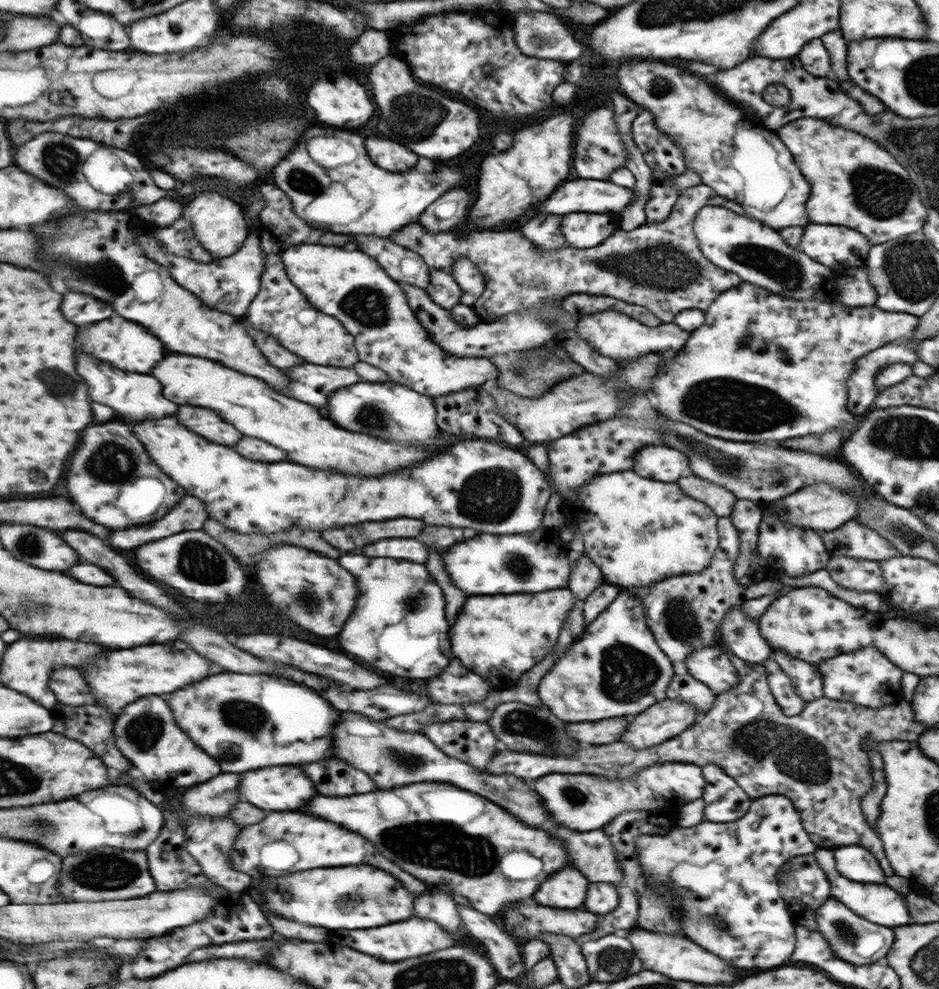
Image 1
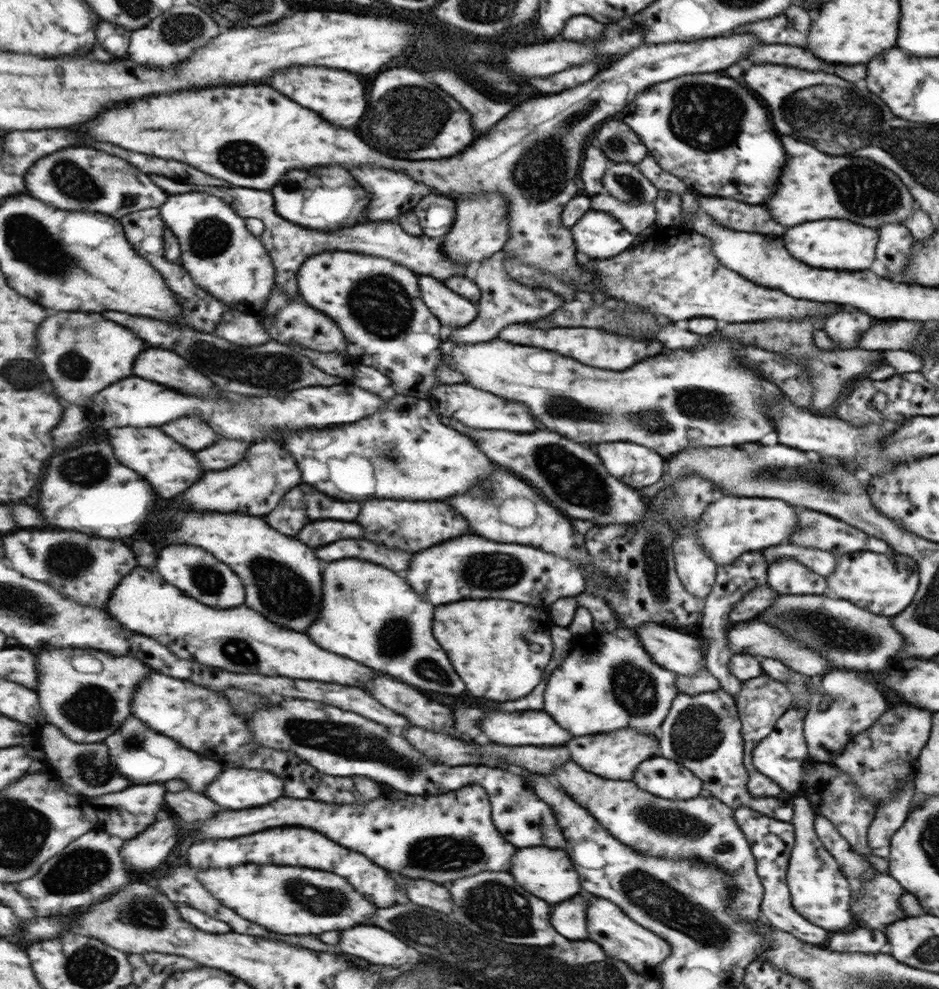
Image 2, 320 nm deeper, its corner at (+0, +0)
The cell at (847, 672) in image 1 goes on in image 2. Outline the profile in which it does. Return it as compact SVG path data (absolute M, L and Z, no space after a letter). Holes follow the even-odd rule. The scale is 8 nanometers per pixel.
M833 670L822 676L819 690L821 692L812 692L809 695L808 708L802 722L802 733L807 755L816 762L829 763L844 750L853 735L865 731L881 718L887 704L879 694L879 690L871 682L867 682L867 678L861 672ZM822 692L830 693L834 701L825 710L819 711L818 705L823 696Z

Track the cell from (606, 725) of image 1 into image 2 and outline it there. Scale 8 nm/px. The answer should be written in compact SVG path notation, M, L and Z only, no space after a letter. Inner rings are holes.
M489 712L483 720L481 720L481 730L485 734L489 734L491 742L497 744L507 744L507 746L525 746L525 744L535 744L535 746L543 746L543 744L551 744L551 746L561 746L565 744L571 736L561 730L545 712L517 712L517 714L509 714L509 712Z

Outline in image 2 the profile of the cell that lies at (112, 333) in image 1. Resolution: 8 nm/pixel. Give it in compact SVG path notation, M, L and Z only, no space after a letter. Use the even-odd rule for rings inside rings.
M57 312L47 318L47 324L43 324L43 332L39 332L39 360L43 360L43 366L47 368L47 376L53 380L55 392L63 400L77 404L77 406L91 404L95 394L99 394L107 386L131 376L135 358L143 350L145 350L145 342L135 332L131 332L129 328L125 328L113 320L107 320L107 317L101 313Z

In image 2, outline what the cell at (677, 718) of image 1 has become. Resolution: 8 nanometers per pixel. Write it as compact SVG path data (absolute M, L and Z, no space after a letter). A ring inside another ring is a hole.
M621 728L609 734L599 736L581 736L571 740L571 744L565 744L565 748L571 748L575 752L575 764L583 764L587 772L595 773L607 780L632 780L632 775L640 763L653 756L659 746L658 734L644 734L638 729Z

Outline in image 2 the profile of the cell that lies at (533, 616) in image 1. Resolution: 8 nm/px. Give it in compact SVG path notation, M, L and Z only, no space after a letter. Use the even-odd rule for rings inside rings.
M463 600L439 606L434 635L439 636L471 694L509 702L539 684L553 648L548 633L552 626L543 607L529 608L511 600Z

